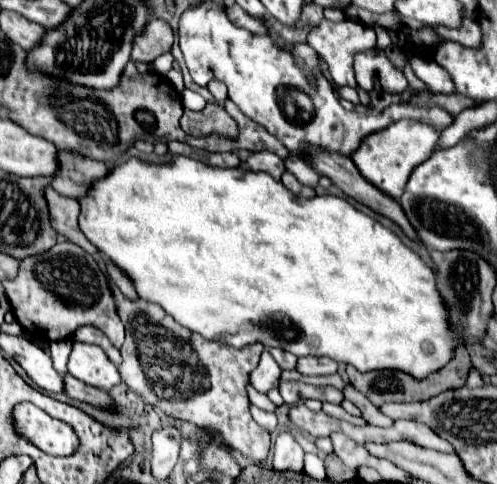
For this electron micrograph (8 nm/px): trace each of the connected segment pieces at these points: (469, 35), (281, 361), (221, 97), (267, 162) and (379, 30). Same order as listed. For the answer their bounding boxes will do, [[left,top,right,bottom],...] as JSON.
[[431,18,481,46],[269,348,297,370],[208,80,227,106],[243,152,285,180],[371,24,393,50]]

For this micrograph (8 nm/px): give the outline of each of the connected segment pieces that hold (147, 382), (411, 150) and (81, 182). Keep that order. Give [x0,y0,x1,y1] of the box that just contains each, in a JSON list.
[[111,286,269,462],[353,122,441,198],[51,152,109,198]]

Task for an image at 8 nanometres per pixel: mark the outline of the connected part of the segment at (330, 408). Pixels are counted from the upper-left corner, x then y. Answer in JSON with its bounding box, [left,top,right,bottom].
[323,402,365,426]

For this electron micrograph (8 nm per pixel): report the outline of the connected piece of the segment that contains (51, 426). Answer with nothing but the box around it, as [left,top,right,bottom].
[13,402,79,456]

